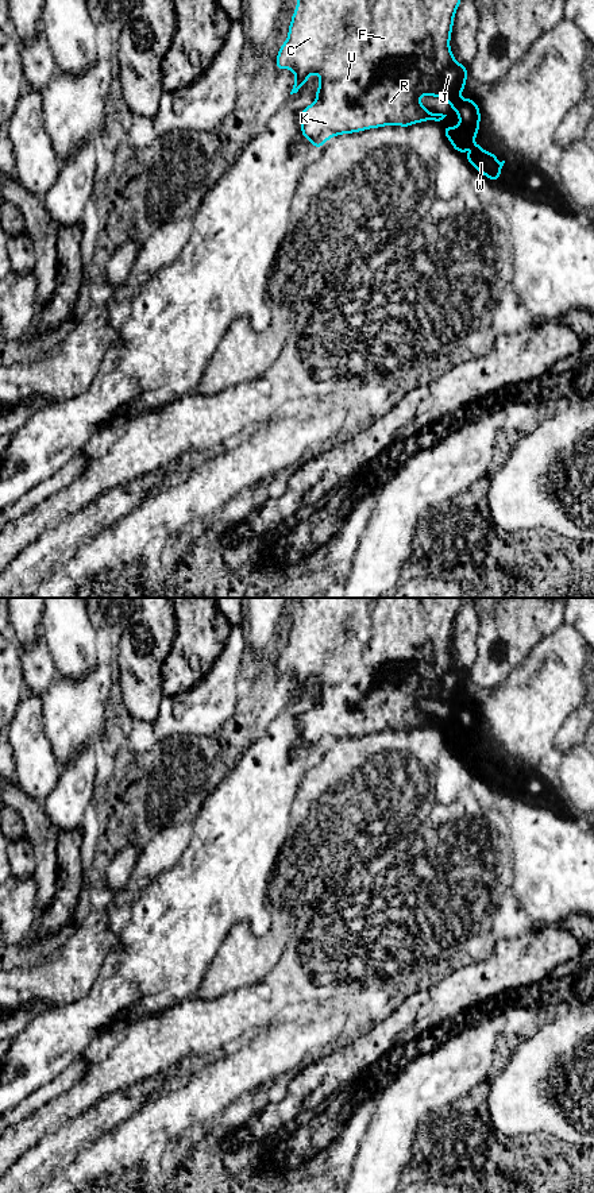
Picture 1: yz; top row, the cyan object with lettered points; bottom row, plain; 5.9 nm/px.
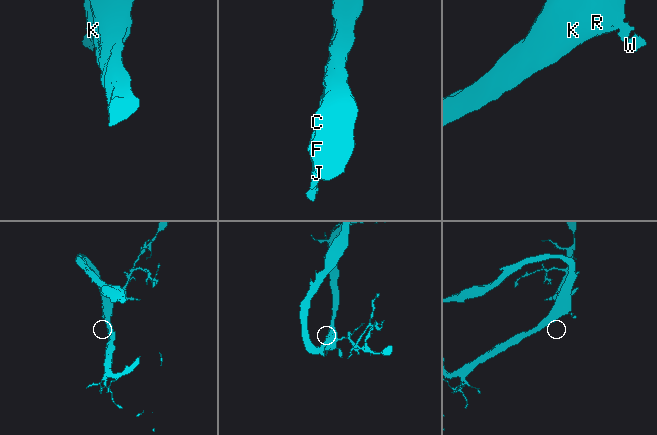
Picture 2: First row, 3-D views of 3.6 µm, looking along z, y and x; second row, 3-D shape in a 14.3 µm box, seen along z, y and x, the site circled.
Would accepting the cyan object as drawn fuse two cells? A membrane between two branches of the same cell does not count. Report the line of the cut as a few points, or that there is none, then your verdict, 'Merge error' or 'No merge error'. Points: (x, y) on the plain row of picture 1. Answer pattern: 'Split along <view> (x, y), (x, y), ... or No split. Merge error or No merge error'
No split. No merge error

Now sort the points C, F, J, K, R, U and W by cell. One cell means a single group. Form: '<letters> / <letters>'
C F J K R U W

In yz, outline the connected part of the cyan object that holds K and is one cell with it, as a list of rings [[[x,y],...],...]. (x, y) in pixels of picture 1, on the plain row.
[[[300,598],[297,603],[297,613],[293,617],[293,622],[289,630],[289,640],[286,646],[279,652],[277,659],[277,673],[282,676],[284,673],[289,672],[293,675],[296,680],[296,688],[290,699],[297,698],[301,691],[308,686],[312,677],[317,677],[320,680],[320,690],[316,696],[316,707],[308,710],[301,717],[301,738],[317,753],[320,753],[329,742],[342,738],[352,738],[358,736],[364,736],[369,733],[377,733],[383,730],[402,730],[409,731],[414,727],[425,726],[425,725],[435,725],[439,729],[447,721],[443,718],[431,718],[427,713],[424,713],[420,707],[421,699],[429,699],[433,702],[440,702],[451,707],[451,715],[458,715],[459,721],[459,731],[444,731],[443,736],[447,744],[451,745],[452,752],[464,758],[466,752],[472,746],[474,754],[471,758],[467,758],[466,762],[470,769],[472,769],[477,776],[483,777],[489,784],[497,785],[501,779],[501,773],[505,768],[497,768],[497,760],[493,757],[486,757],[479,749],[478,745],[474,742],[479,736],[479,725],[481,718],[475,704],[470,703],[460,703],[458,699],[464,696],[466,683],[467,683],[467,671],[458,668],[454,664],[452,656],[450,653],[450,642],[452,637],[454,621],[460,609],[463,598]]]

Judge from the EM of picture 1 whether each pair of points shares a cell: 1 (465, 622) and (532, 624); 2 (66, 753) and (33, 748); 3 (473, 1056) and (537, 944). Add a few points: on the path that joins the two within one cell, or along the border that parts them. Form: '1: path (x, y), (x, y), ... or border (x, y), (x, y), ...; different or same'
1: border (481, 621), (477, 629), (475, 653); different
2: border (42, 722), (51, 749), (62, 765); different
3: border (497, 997), (481, 1007); different

